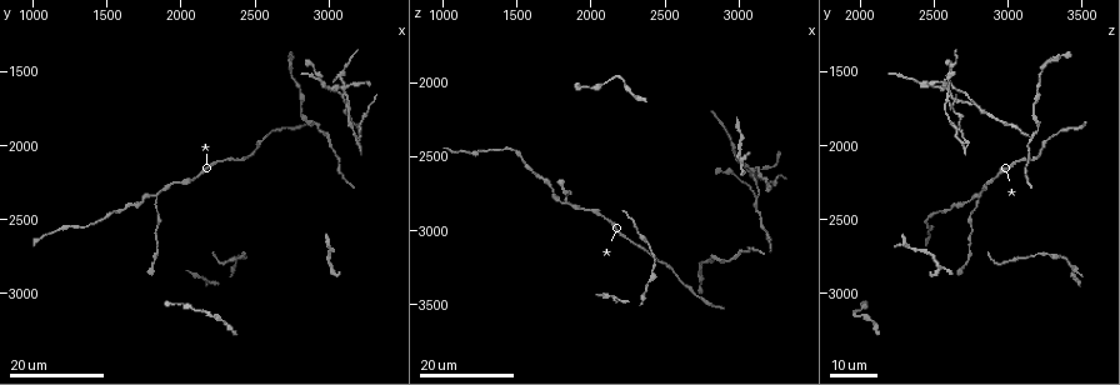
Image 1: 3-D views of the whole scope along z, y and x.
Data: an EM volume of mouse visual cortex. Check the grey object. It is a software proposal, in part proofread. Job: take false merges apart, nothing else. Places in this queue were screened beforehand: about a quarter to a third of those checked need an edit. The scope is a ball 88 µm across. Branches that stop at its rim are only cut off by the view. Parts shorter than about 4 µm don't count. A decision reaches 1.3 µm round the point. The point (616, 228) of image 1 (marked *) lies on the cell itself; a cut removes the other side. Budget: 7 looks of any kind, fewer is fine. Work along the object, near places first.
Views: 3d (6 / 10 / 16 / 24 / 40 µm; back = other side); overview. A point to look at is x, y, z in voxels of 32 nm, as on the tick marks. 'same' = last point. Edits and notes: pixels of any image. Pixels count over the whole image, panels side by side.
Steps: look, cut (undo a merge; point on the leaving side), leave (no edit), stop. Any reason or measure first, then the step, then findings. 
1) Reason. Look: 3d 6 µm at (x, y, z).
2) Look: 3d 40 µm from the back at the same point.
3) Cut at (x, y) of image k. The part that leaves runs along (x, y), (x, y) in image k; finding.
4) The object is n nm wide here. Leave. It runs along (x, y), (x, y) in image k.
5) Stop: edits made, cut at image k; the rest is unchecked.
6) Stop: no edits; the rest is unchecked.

Thick turns thin. Look: 3d 24 µm at (1840, 2540, 2760).

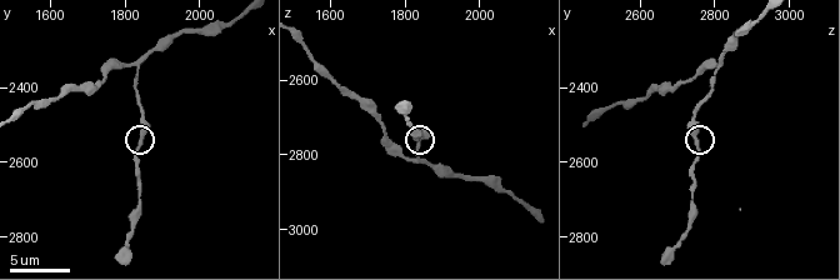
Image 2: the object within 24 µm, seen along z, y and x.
Closer look. Look: 3d 6 µm at (1850, 2540, 2760).

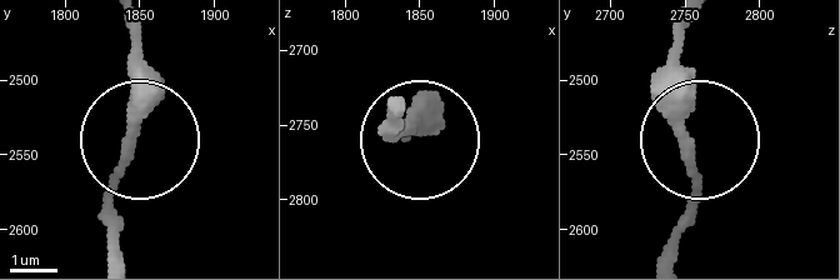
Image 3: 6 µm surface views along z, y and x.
Leave. One cell here.

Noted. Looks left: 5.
Three arms meet. Look: 3d 6 µm at (1830, 2340, 2810).

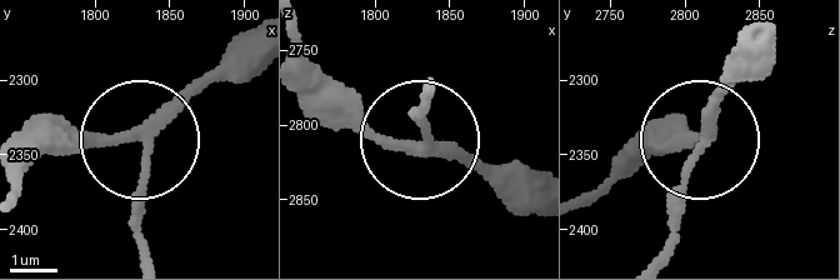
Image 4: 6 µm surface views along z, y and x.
Leave. It runs along (256, 26), (136, 139), (45, 143) in image 4; continuous, no second cell.

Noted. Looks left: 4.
Arms part here. Look: 3d 24 µm at (3120, 1700, 2760).

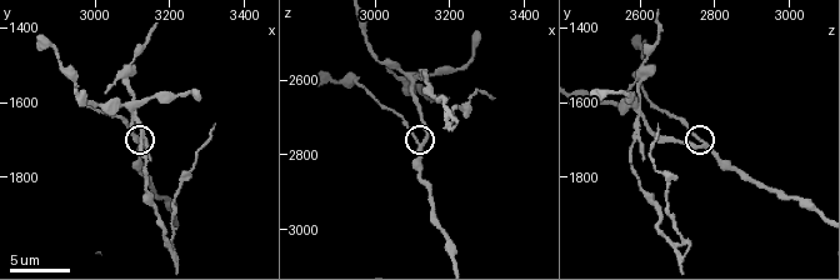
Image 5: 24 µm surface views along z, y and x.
Look: 3d 10 µm at (3120, 1710, 2770).

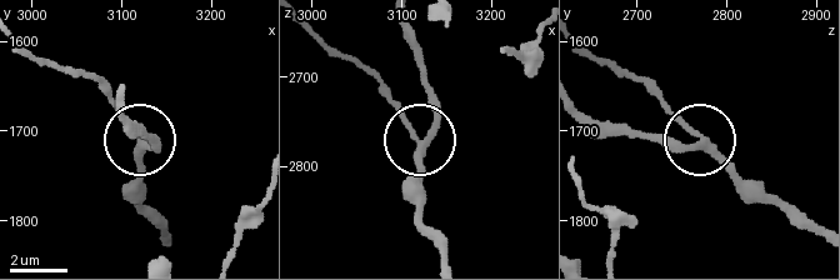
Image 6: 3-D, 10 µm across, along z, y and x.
Leave. One cell here.

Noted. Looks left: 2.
Stop: no edits; the rest is unchecked.

